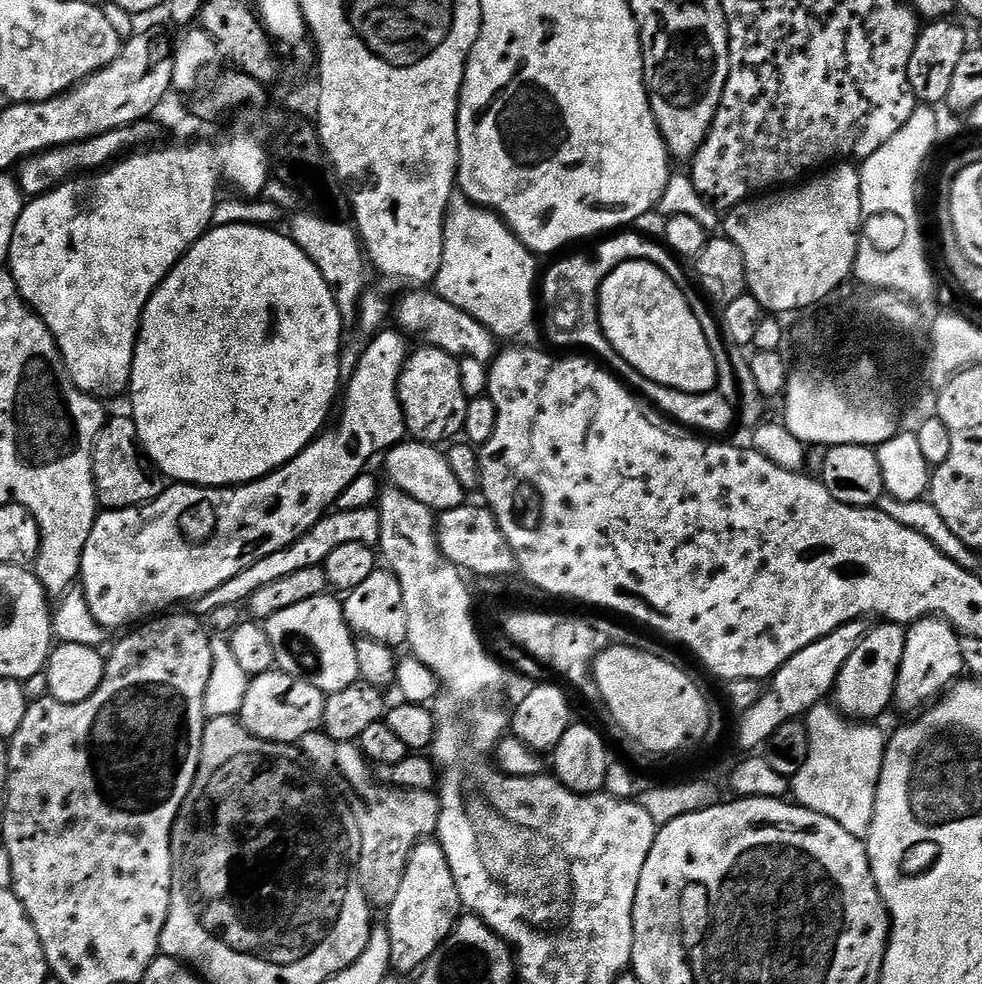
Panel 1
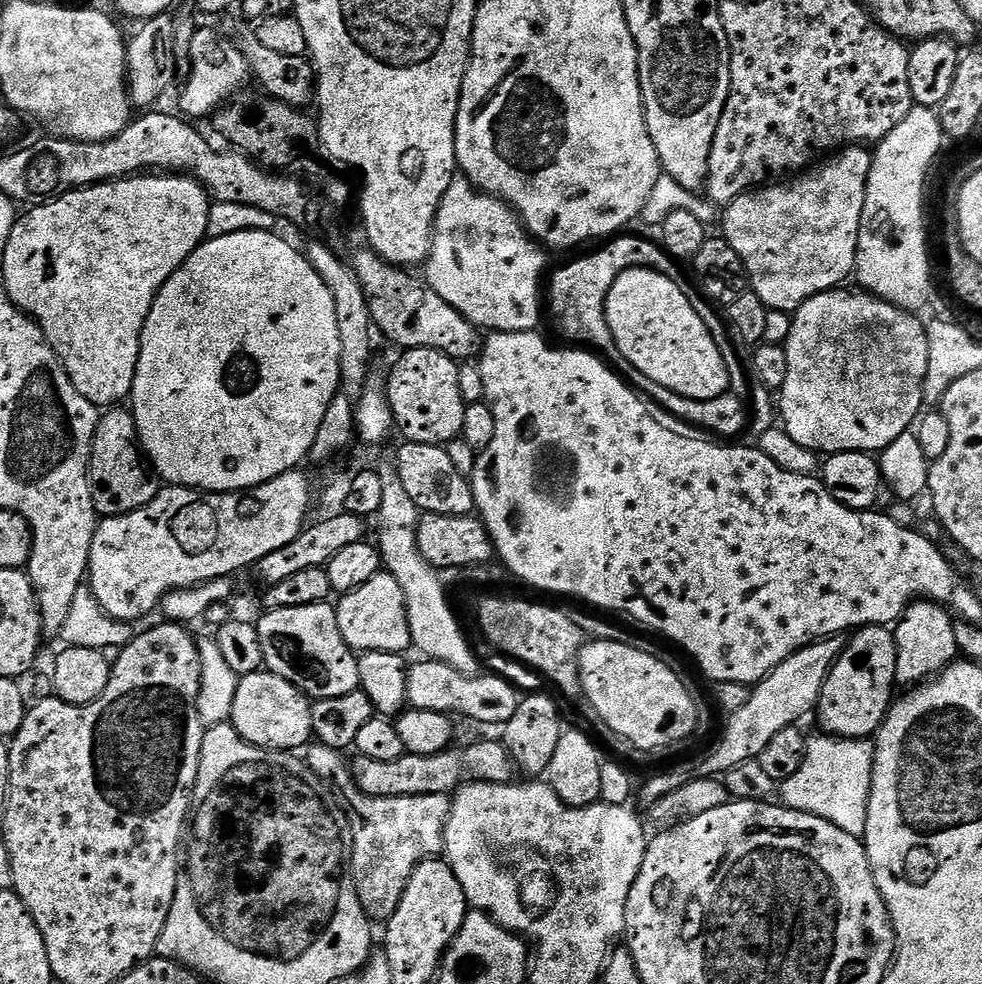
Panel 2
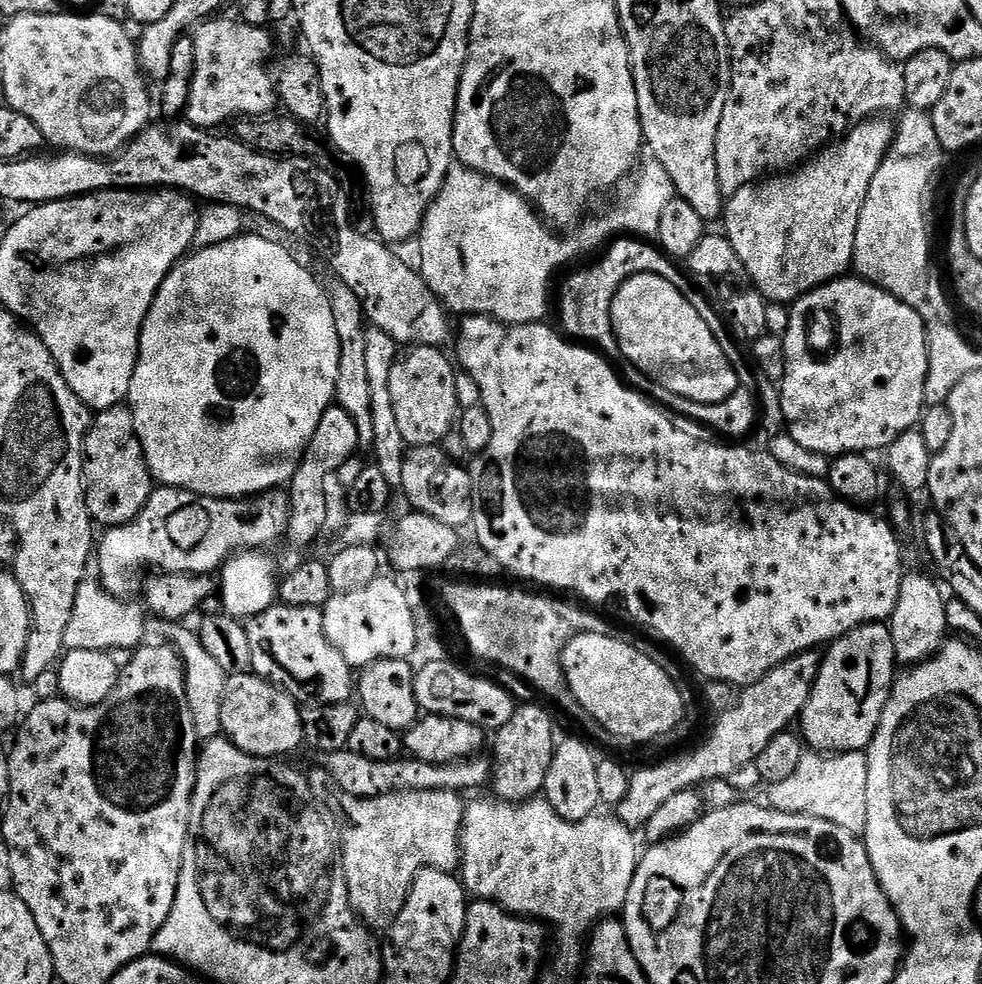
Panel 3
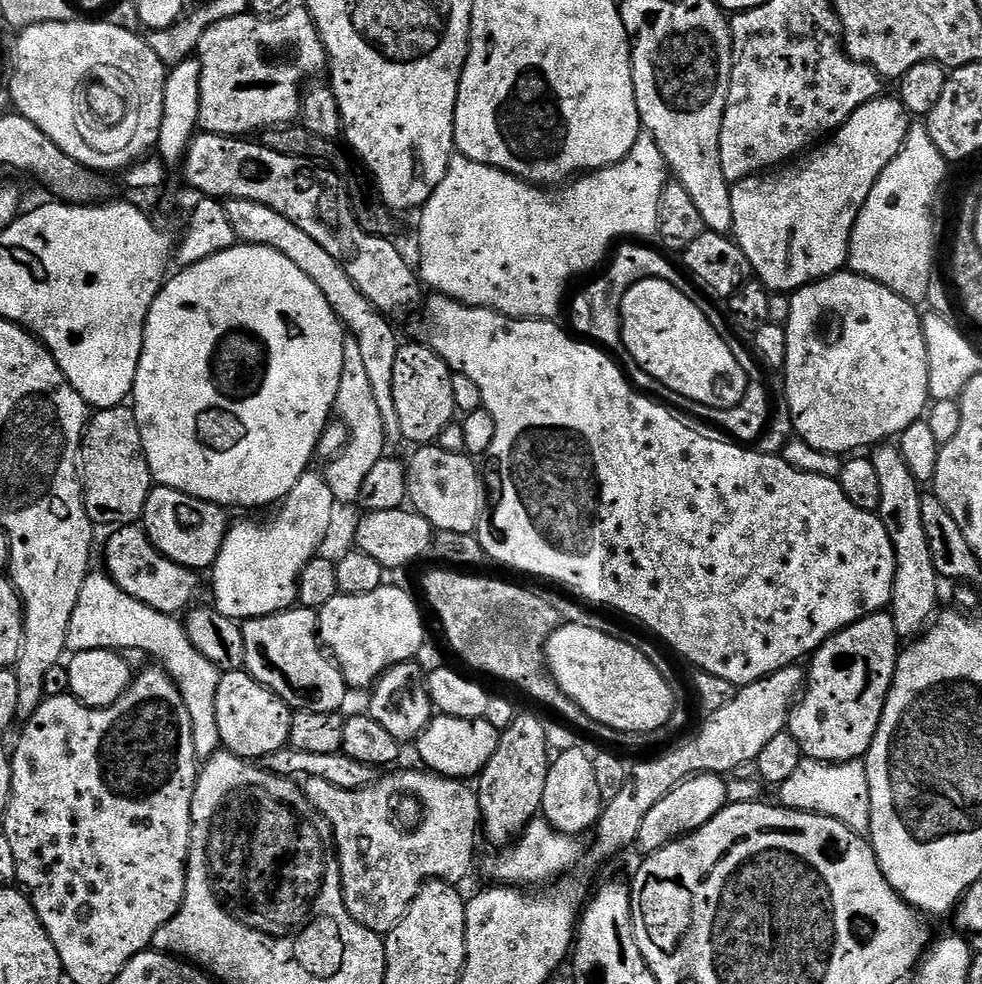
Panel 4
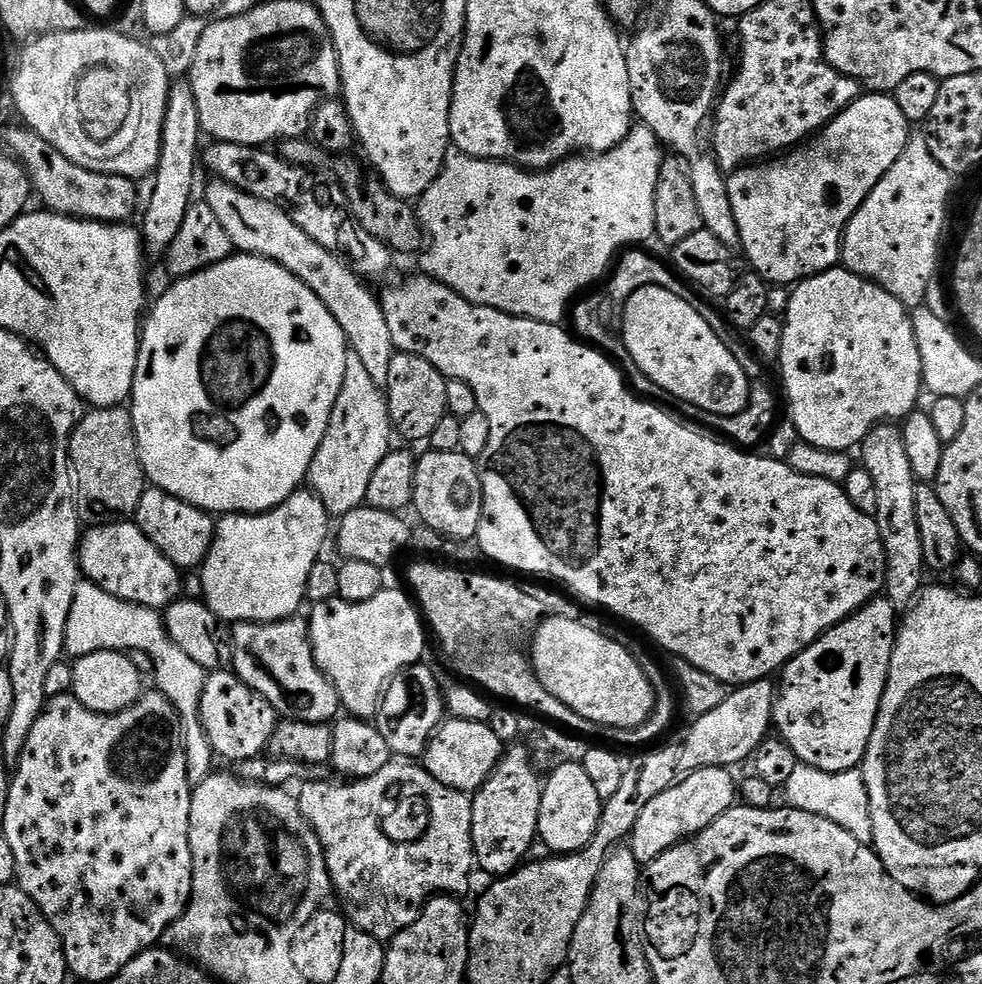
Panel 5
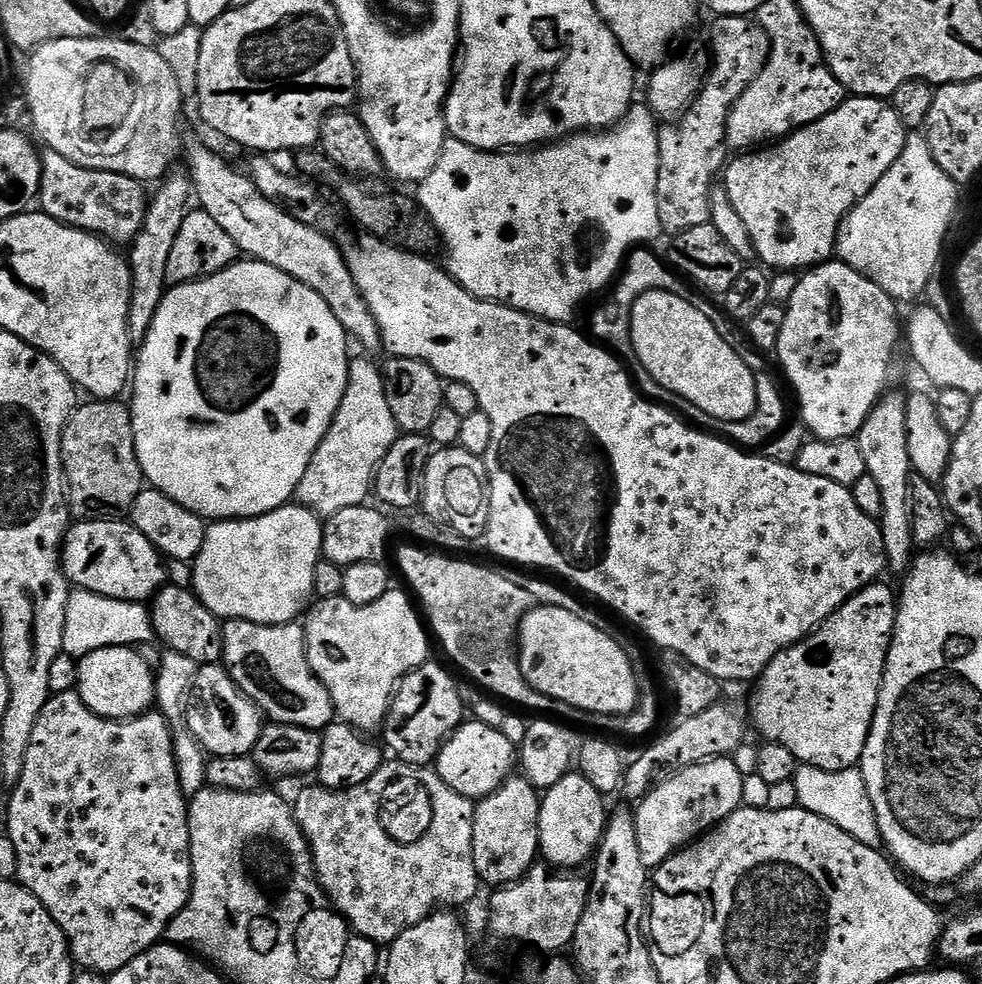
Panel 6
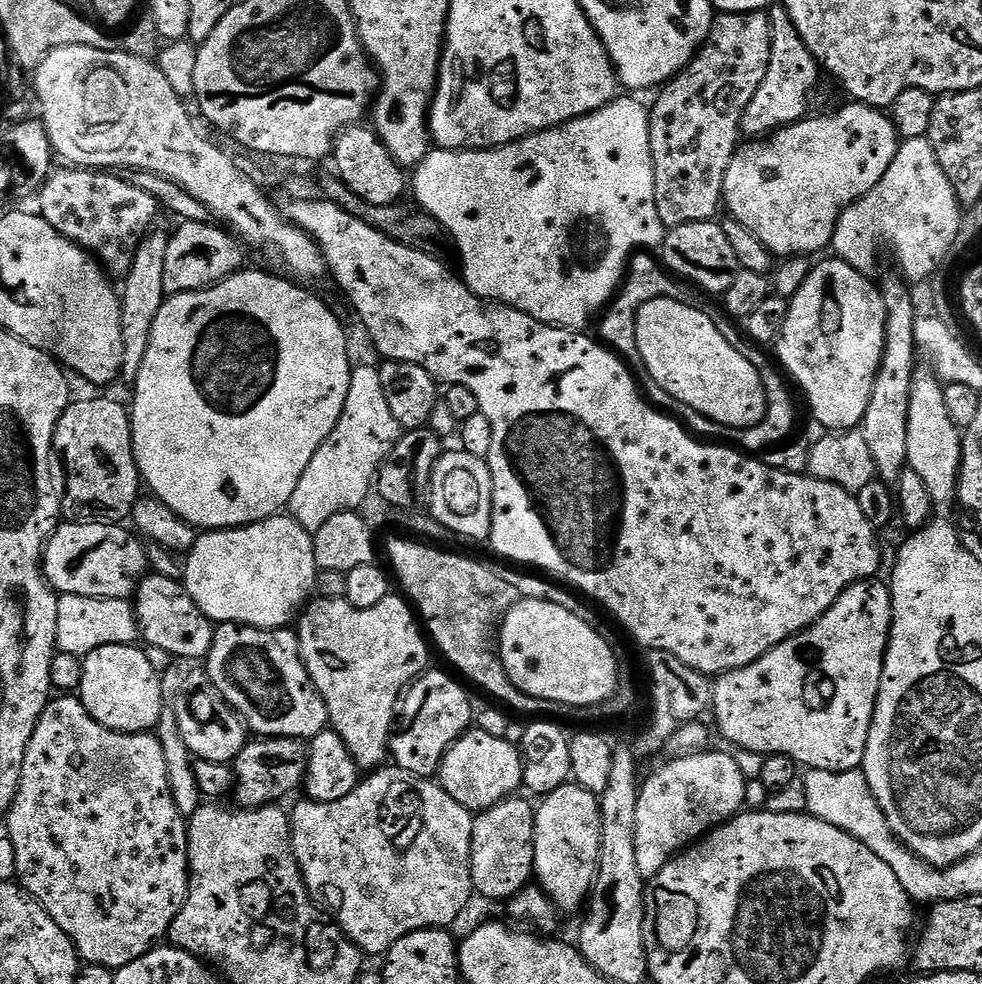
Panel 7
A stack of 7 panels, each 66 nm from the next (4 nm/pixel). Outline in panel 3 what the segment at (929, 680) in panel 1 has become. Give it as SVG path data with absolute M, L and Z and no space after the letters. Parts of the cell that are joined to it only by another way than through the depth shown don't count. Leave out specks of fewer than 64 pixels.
M909 571L898 590L898 606L890 617L897 665L921 664L923 660L929 660L931 656L935 656L949 639L950 629L946 618L948 600L946 595L944 596L945 589L938 583L937 577L932 576L927 576L924 572Z

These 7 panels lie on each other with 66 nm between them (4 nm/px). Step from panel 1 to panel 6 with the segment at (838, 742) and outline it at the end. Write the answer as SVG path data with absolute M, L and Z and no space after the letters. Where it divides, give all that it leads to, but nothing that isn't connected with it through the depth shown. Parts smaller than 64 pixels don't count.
M801 764L796 771L795 781L798 788L799 807L806 809L807 812L818 814L822 819L838 826L846 834L862 842L862 846L870 846L874 849L881 847L878 818L874 814L874 806L870 802L866 782L859 770L847 768L841 772L827 772L809 764Z

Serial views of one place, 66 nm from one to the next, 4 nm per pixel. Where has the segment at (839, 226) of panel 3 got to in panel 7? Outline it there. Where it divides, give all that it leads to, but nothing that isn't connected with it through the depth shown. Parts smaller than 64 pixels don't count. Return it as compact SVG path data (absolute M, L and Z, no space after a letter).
M848 102L845 108L840 108L837 112L830 113L829 116L814 116L802 119L796 124L788 124L784 128L779 128L777 132L745 143L737 148L734 158L730 162L730 170L726 170L722 204L726 212L728 208L727 215L731 219L737 220L742 226L746 226L746 230L750 230L750 234L754 234L754 238L758 238L758 242L762 242L762 246L770 249L773 257L776 258L808 258L813 255L811 252L820 252L823 248L827 249L834 238L834 230L840 215L853 202L860 200L866 194L870 194L870 190L874 190L874 186L878 186L878 182L882 182L882 174L886 174L886 170L890 170L890 162L894 162L894 154L902 143L899 134L896 133L891 115L887 111L872 108L868 104Z

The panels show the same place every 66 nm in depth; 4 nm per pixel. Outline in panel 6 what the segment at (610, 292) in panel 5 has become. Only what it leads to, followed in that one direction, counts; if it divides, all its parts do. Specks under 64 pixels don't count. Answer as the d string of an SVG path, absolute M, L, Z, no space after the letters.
M640 246L628 253L626 263L623 265L614 287L603 297L605 300L592 312L591 339L615 353L626 365L629 373L632 374L641 371L640 360L637 358L636 351L632 345L632 311L634 310L634 302L638 302L638 298L647 292L672 292L675 296L683 297L689 295L687 288L689 285L683 279L678 278L677 273L665 261L664 265L654 253L647 252L648 250L647 247Z

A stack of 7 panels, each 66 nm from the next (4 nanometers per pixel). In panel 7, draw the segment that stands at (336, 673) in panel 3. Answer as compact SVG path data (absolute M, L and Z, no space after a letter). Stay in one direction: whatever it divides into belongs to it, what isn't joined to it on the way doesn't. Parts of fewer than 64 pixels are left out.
M221 623L212 634L212 649L206 657L206 675L216 689L224 696L224 701L240 716L243 720L245 728L249 733L255 734L257 737L266 736L285 736L286 738L298 738L305 742L310 742L318 733L325 731L329 727L328 711L326 710L326 702L322 702L322 698L318 694L318 690L314 686L314 682L310 678L310 674L306 670L303 658L300 657L300 638L299 635L291 627L282 627L274 629L251 628L245 624Z

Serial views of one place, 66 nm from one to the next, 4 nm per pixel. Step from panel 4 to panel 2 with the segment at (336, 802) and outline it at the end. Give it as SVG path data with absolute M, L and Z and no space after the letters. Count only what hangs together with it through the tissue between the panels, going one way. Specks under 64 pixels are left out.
M315 746L316 748L309 747L307 749L308 756L306 755L306 763L309 768L312 769L313 772L316 773L317 776L320 777L321 780L327 782L329 785L336 784L335 791L338 793L340 791L340 796L342 799L348 803L347 811L351 813L353 817L357 816L357 820L354 820L354 824L356 824L360 829L357 830L356 836L351 837L350 840L350 871L352 874L352 881L356 883L356 893L358 894L358 898L362 902L362 906L364 907L364 913L368 915L368 919L373 922L387 922L389 918L394 914L394 910L398 910L398 902L402 902L402 894L406 890L406 886L410 882L410 878L414 874L414 870L420 863L424 860L430 860L436 857L439 857L441 853L444 852L444 827L446 826L446 822L448 821L448 815L450 814L450 810L452 809L452 802L448 796L443 796L442 794L426 794L425 796L411 796L410 798L374 798L373 796L367 796L365 792L361 792L359 788L356 787L355 783L353 783L352 774L349 768L349 765L344 764L344 760L339 751L334 748L326 748L323 746Z

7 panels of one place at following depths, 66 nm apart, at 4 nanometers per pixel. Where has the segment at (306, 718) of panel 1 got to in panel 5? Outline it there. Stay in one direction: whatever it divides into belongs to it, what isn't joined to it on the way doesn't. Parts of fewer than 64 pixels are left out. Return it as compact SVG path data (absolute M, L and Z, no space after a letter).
M221 670L207 673L200 703L200 721L210 738L210 746L216 751L217 757L224 759L225 756L226 759L232 760L231 762L239 762L261 755L267 749L278 723L278 713L270 702L266 702L266 698L262 698L262 694L258 694L246 682L242 682L242 678L235 672Z

